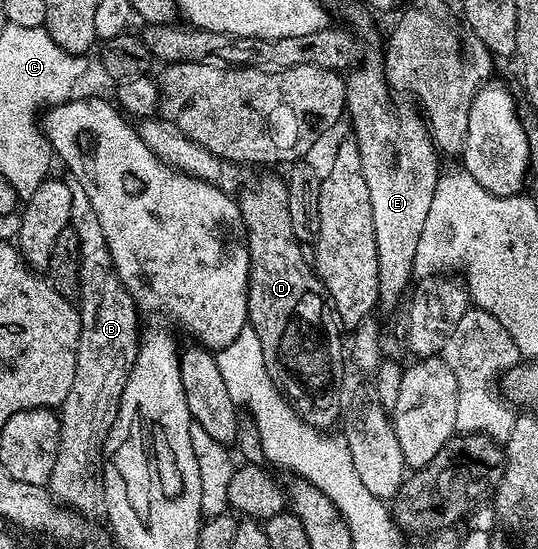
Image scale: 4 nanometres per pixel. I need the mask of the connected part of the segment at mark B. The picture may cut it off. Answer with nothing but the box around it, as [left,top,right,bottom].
[47,179,142,515]

